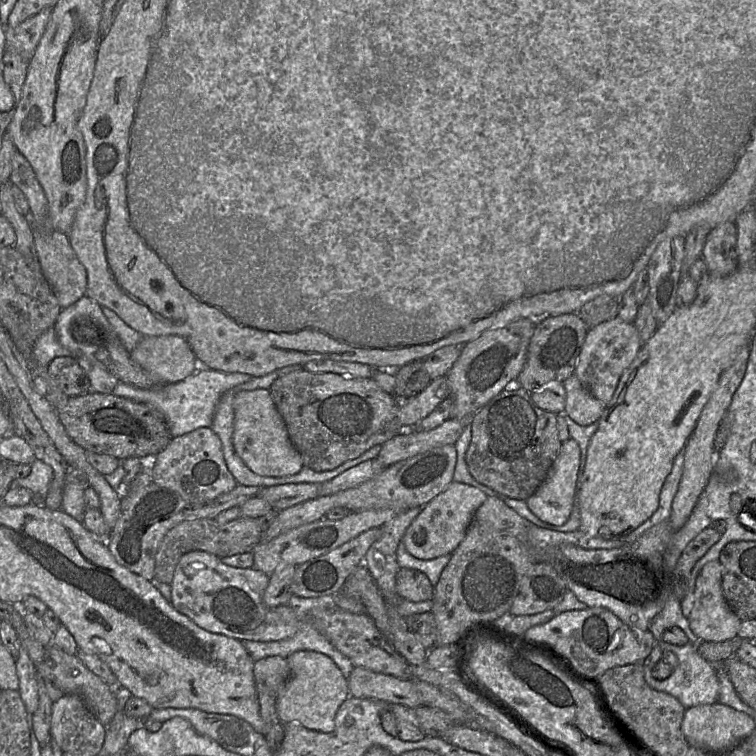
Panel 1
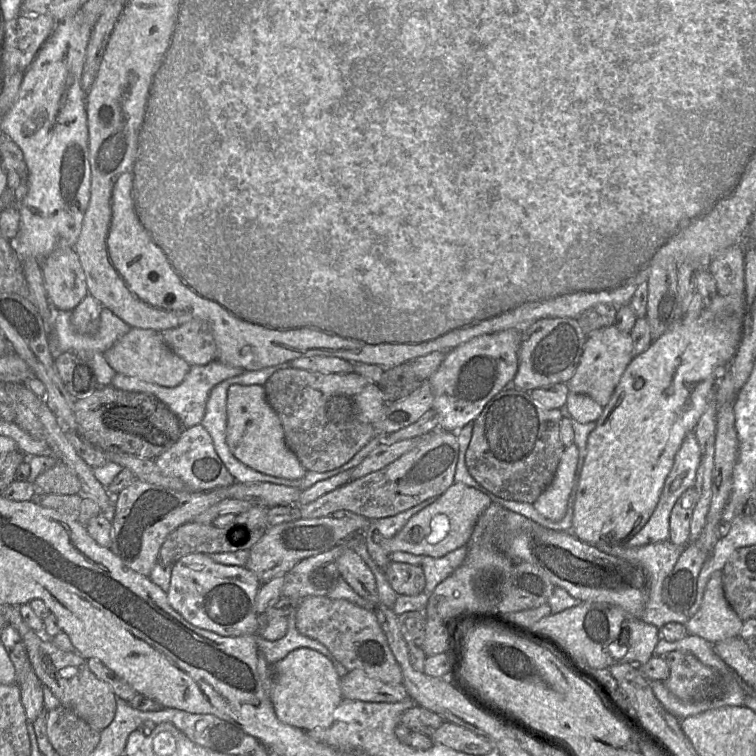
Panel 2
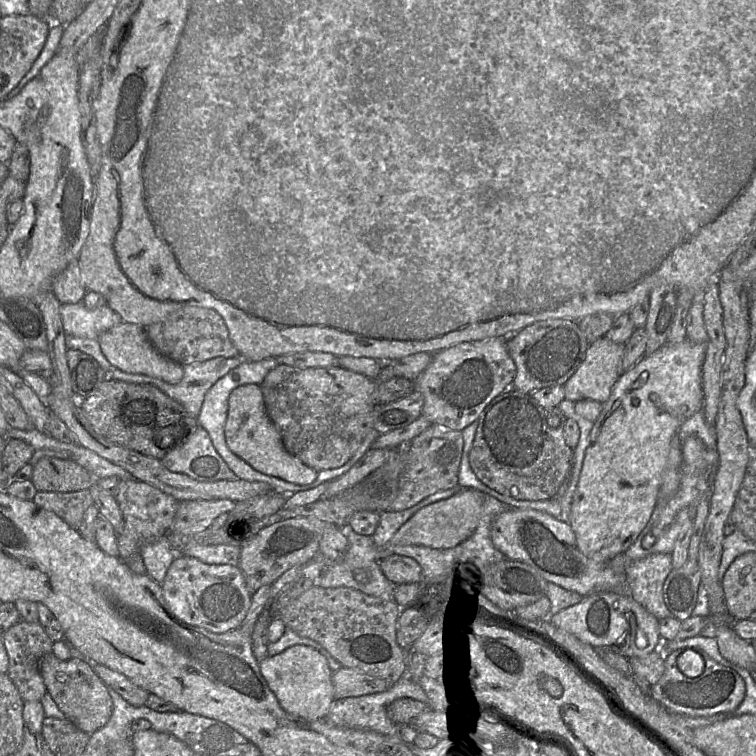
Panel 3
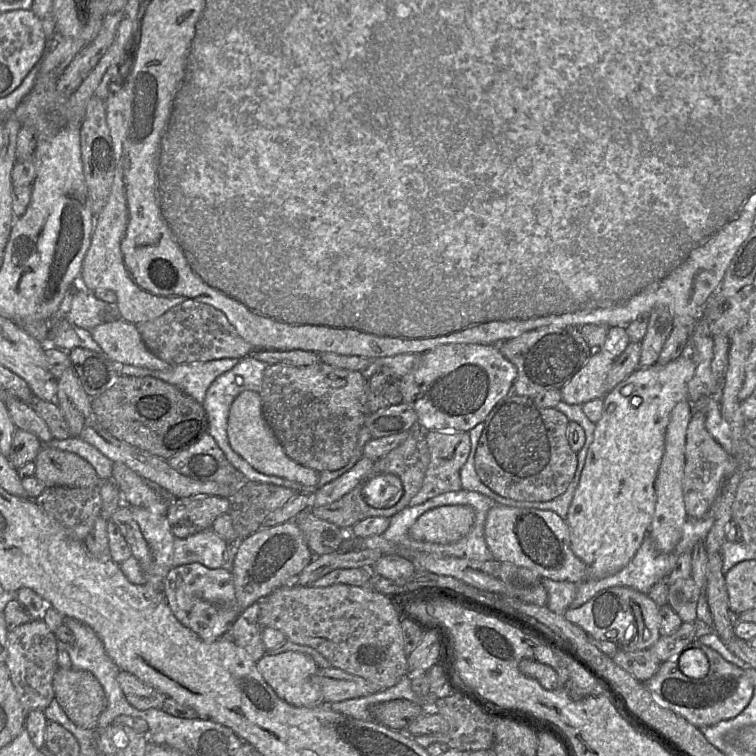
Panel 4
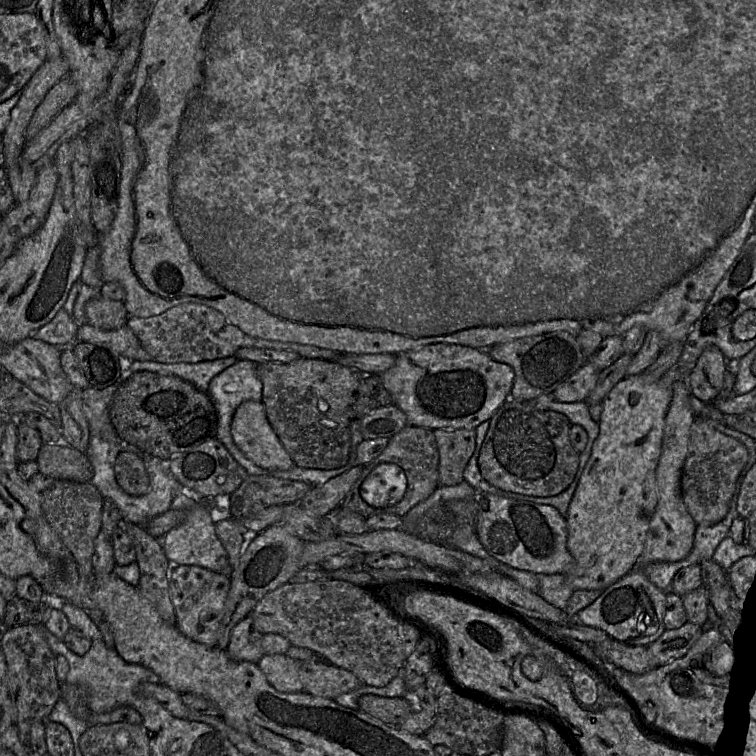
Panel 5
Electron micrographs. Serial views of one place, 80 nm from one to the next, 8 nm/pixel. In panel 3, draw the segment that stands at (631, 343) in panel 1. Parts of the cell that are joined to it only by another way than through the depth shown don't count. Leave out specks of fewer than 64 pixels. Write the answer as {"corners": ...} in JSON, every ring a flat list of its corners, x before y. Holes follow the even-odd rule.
{"corners":[[602,337,590,343,585,358,564,384,565,399,594,400,604,404,622,372,624,344]]}

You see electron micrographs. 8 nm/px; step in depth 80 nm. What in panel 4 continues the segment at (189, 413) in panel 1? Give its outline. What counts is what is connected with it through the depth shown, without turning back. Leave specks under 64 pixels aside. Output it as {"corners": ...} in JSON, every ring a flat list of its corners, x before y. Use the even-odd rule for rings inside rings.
{"corners":[[222,358,206,362,192,362,172,366,166,371,118,364,118,376,153,377,176,386,202,404,207,389,214,380,231,370,239,361,237,358]]}

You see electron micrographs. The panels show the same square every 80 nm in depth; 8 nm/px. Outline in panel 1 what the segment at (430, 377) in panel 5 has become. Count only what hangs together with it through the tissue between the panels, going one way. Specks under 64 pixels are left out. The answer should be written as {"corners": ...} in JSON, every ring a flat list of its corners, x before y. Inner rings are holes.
{"corners":[[527,318,520,319,505,327,486,331,476,340,462,346,459,358,445,375,450,397,454,401,450,419,459,420,474,415,506,386,516,382,526,363,536,322]]}

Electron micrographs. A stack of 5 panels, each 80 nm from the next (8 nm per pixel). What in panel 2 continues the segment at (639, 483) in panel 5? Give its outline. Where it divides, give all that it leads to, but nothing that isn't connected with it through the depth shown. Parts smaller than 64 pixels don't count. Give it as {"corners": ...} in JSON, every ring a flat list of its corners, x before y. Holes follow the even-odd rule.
{"corners":[[745,293,743,295,717,294,710,302,704,305,696,319,677,318,668,330,658,339,651,342,650,346,641,354,635,356,622,374,618,385,607,405,604,406,601,416,596,421,595,429,589,434,587,441,587,454,585,456,579,486,576,494,571,532,581,541,590,544,625,544,649,520,654,512,665,480,669,474,675,455,688,433,693,432,700,416,703,414,711,392,717,384,717,378,732,361,742,339,745,316]]}

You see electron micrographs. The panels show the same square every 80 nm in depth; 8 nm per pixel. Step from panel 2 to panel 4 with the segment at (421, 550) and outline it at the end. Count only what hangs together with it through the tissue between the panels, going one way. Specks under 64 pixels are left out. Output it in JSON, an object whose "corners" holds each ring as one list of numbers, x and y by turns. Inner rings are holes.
{"corners":[[444,505,423,513,409,528,409,537,416,541,450,544,469,533,475,520,474,510,467,505]]}

